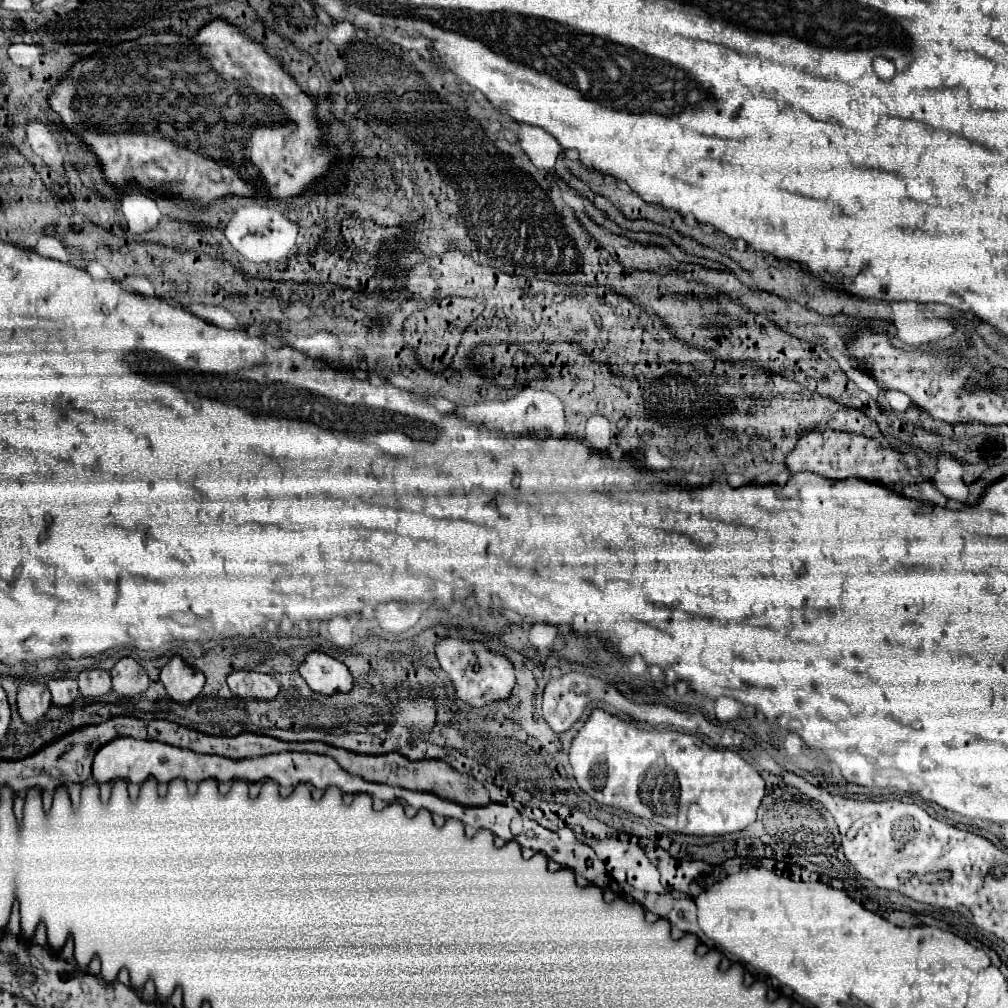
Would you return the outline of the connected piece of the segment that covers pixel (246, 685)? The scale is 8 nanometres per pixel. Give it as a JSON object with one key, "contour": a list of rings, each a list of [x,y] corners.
{"contour":[[[232,672],[228,676],[228,686],[232,694],[240,698],[254,698],[254,700],[272,700],[278,694],[278,684],[272,676],[260,672]]]}

